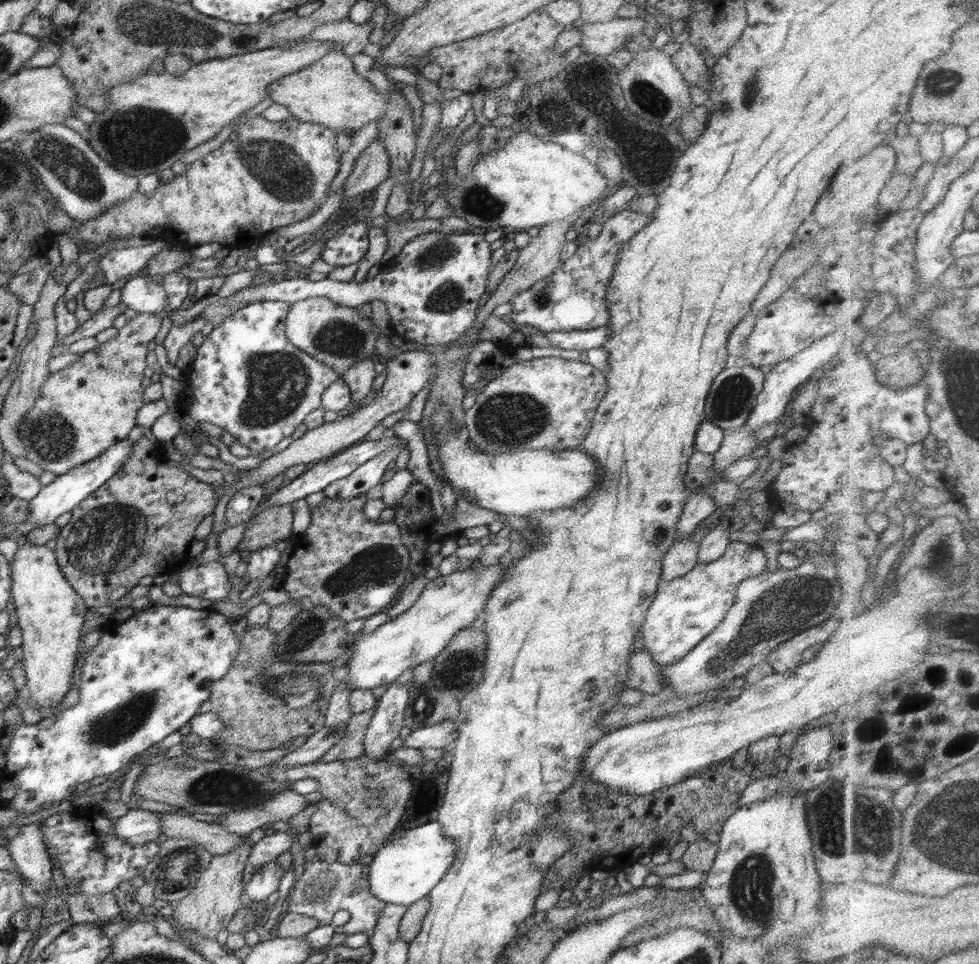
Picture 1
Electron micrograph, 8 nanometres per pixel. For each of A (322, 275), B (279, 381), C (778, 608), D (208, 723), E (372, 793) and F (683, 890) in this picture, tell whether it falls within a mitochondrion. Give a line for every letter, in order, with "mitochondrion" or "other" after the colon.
A: other
B: mitochondrion
C: mitochondrion
D: other
E: mitochondrion
F: other

